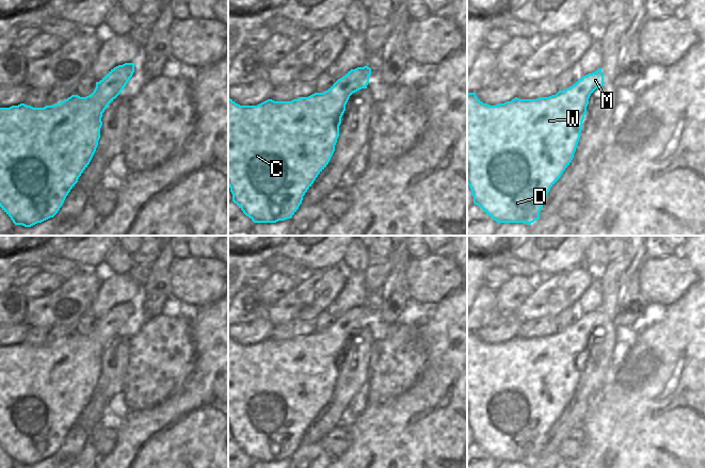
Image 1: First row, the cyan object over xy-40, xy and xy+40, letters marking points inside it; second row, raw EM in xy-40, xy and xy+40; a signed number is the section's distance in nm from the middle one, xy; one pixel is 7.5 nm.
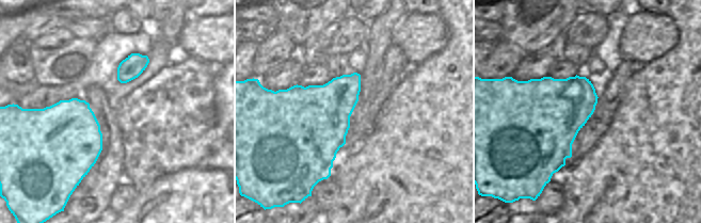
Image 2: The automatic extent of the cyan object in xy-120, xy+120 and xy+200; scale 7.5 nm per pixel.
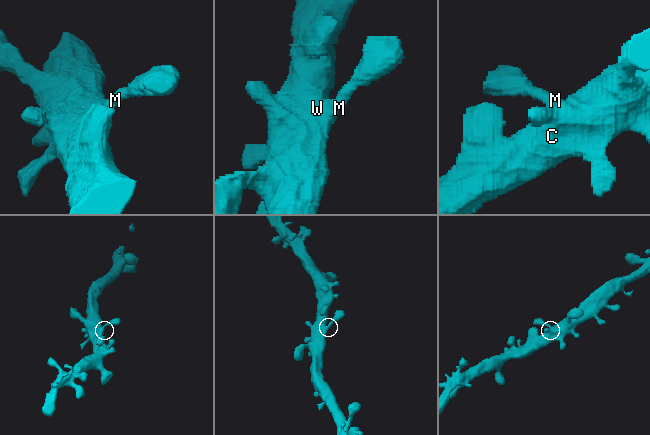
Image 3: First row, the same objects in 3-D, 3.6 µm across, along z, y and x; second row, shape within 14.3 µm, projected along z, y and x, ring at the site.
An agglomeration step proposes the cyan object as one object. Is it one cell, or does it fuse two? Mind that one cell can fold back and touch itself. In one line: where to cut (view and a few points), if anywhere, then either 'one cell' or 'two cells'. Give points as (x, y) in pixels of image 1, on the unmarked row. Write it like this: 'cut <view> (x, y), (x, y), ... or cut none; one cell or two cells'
cut none; one cell

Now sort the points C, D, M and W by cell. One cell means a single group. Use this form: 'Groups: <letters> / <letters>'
Groups: C D M W

